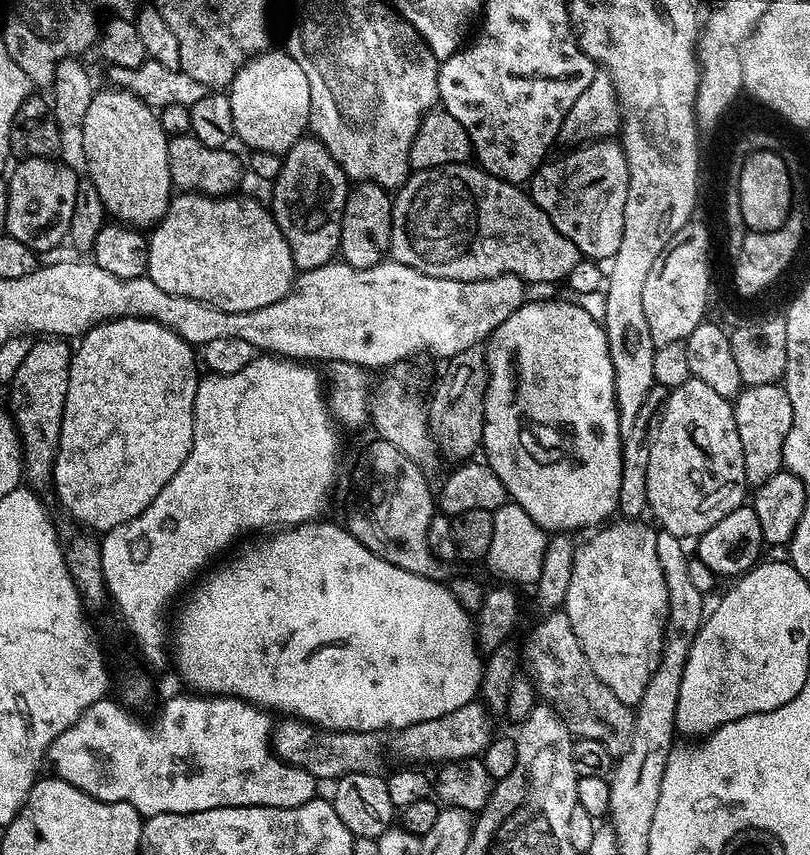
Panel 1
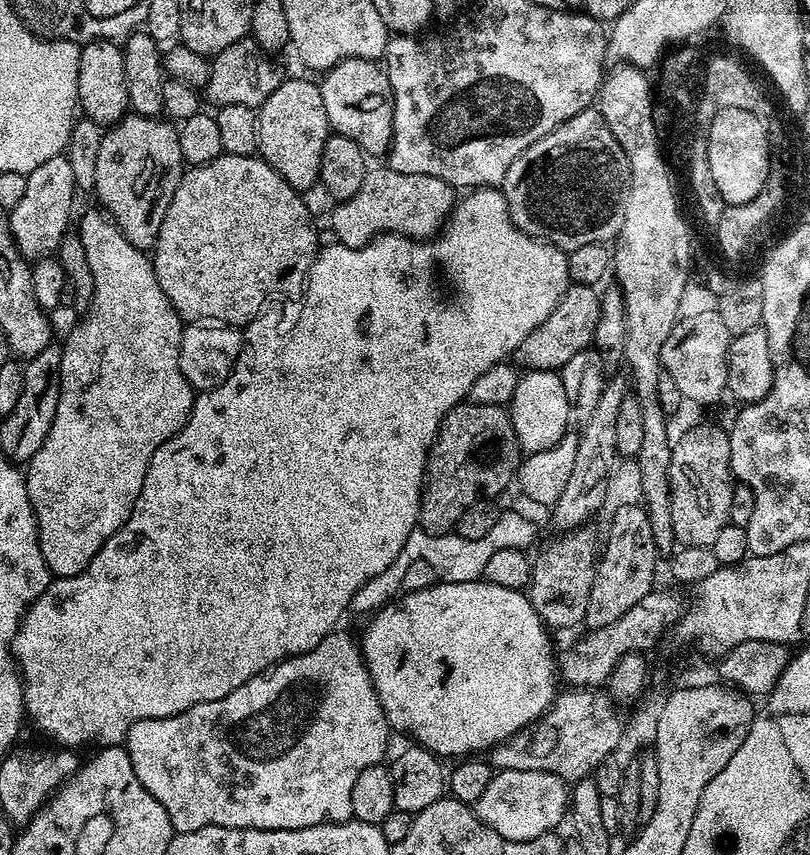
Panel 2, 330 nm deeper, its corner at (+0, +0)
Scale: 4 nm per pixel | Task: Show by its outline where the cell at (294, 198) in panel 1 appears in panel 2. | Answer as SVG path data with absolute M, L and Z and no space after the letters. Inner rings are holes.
M281 79L278 90L260 105L256 118L259 155L291 188L317 187L322 166L322 146L326 146L330 129L326 106L322 106L319 83L308 80Z

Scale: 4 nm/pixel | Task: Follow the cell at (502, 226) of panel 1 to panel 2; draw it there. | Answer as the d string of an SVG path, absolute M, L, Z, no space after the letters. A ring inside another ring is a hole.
M373 167L354 198L339 201L332 212L332 232L339 243L359 250L378 236L408 236L412 240L435 237L458 203L457 193L442 178L422 174L402 174L398 170Z

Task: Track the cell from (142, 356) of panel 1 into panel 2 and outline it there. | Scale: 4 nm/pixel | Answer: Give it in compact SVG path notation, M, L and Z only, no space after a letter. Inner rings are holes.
M103 211L88 212L80 220L80 248L84 251L84 264L92 275L92 305L81 324L72 328L72 333L62 340L62 394L58 394L58 410L54 410L54 422L50 426L50 434L46 434L46 442L42 442L42 450L34 454L34 458L26 464L26 490L30 494L30 506L36 515L38 542L42 550L42 558L46 562L49 573L53 577L76 576L104 548L105 542L128 521L134 510L134 502L138 502L138 494L142 490L142 482L146 478L146 470L150 466L150 458L154 458L154 450L162 446L190 418L190 410L194 399L194 389L180 369L180 343L184 333L184 324L180 315L174 310L170 298L162 294L162 286L158 286L158 278L154 274L149 253L138 250L118 230L118 226Z

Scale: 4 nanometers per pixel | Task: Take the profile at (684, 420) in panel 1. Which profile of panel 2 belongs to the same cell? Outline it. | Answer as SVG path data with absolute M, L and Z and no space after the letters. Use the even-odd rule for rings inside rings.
M692 428L672 444L670 458L670 522L674 522L676 543L680 546L710 548L718 530L730 523L730 498L734 477L730 466L730 442L727 431L703 432Z

